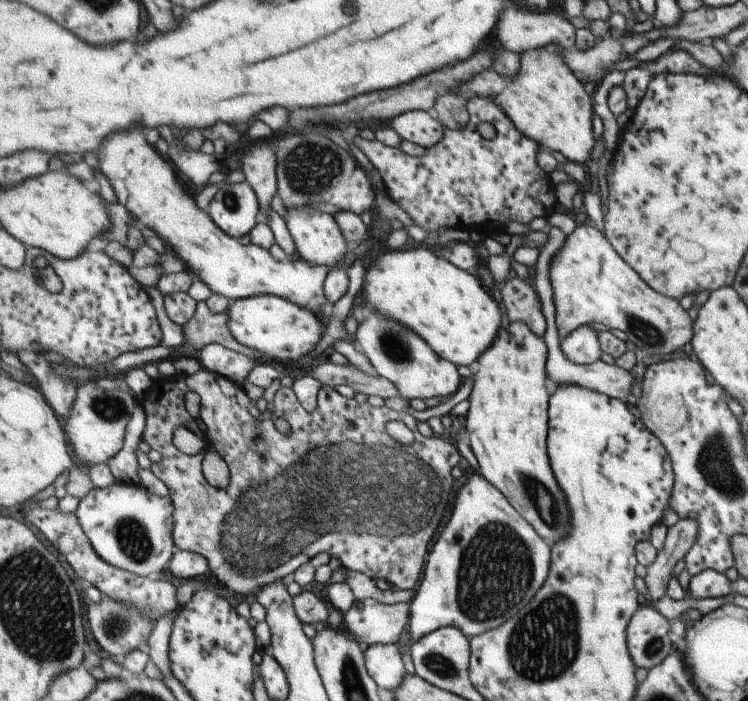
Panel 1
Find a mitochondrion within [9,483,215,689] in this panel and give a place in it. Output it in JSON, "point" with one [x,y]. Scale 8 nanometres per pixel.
{"point":[133,540]}

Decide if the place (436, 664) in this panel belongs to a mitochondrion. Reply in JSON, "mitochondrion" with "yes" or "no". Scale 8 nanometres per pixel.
{"mitochondrion":"yes"}

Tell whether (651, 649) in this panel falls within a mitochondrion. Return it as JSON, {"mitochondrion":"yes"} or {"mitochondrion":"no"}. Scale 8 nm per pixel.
{"mitochondrion":"yes"}

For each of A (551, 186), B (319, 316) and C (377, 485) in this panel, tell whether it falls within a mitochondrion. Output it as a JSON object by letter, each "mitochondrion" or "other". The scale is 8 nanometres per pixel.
{"A":"other","B":"other","C":"mitochondrion"}

